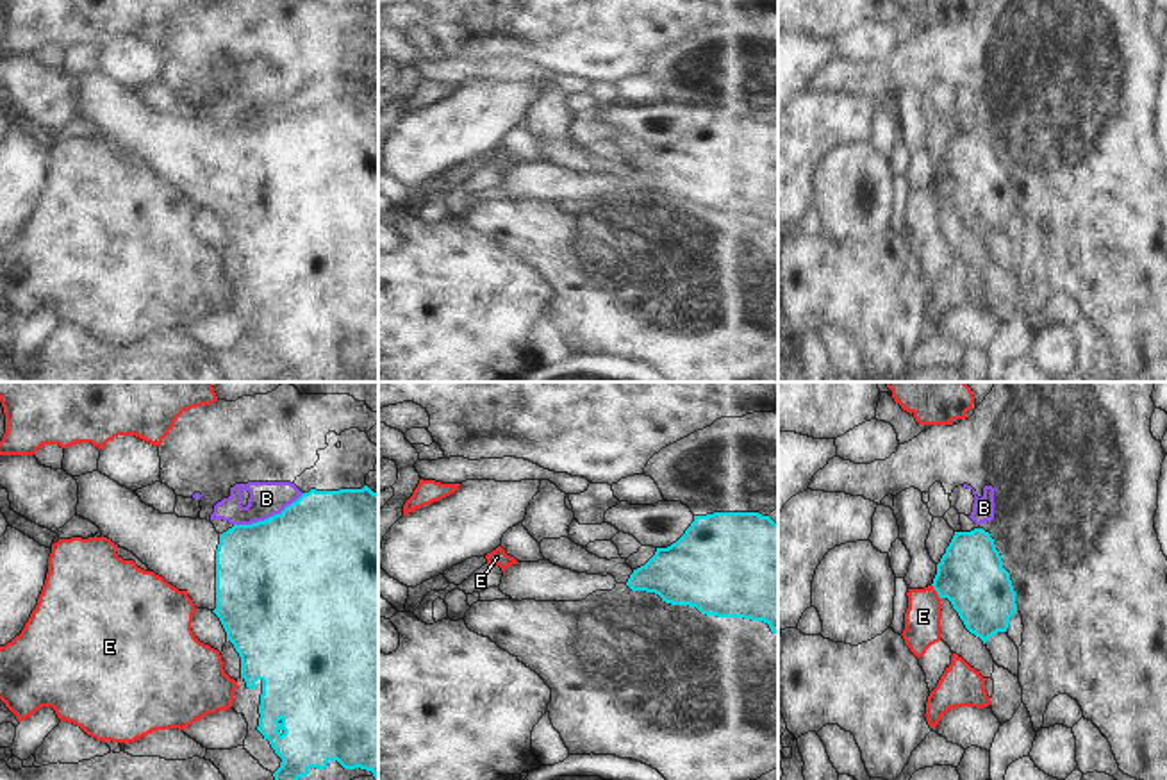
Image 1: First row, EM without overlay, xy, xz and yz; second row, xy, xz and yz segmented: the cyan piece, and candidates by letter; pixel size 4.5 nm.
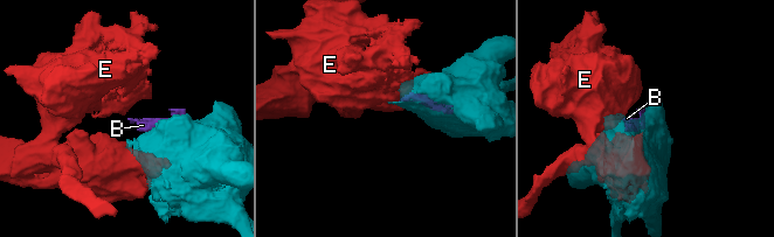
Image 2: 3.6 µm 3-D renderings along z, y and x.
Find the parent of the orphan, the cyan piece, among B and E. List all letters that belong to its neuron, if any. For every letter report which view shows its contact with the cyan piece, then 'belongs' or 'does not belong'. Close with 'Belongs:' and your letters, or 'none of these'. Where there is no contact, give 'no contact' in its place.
B: meets cyan in xy; does not belong
E: meets cyan in yz; does not belong
Belongs: none of these

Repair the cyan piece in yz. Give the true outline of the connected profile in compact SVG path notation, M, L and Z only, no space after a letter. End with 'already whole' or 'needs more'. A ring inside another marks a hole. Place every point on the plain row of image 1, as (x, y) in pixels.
M983 129L955 132L931 186L939 198L951 202L965 228L983 245L997 232L1006 232L1017 212L1010 173Z; already whole

